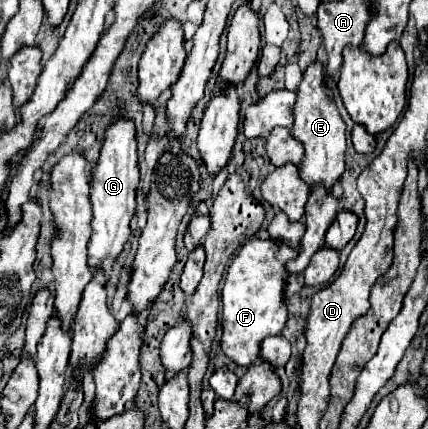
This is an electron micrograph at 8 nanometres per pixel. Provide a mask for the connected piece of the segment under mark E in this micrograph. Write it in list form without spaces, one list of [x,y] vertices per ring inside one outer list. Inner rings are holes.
[[[314,62],[306,68],[304,78],[298,86],[298,98],[294,104],[294,126],[292,136],[298,138],[304,144],[304,160],[300,166],[300,176],[306,184],[324,184],[326,188],[332,188],[332,184],[342,176],[344,172],[344,152],[346,152],[346,124],[342,116],[338,114],[336,102],[332,98],[330,88],[326,88],[324,78],[324,66],[320,62]]]

